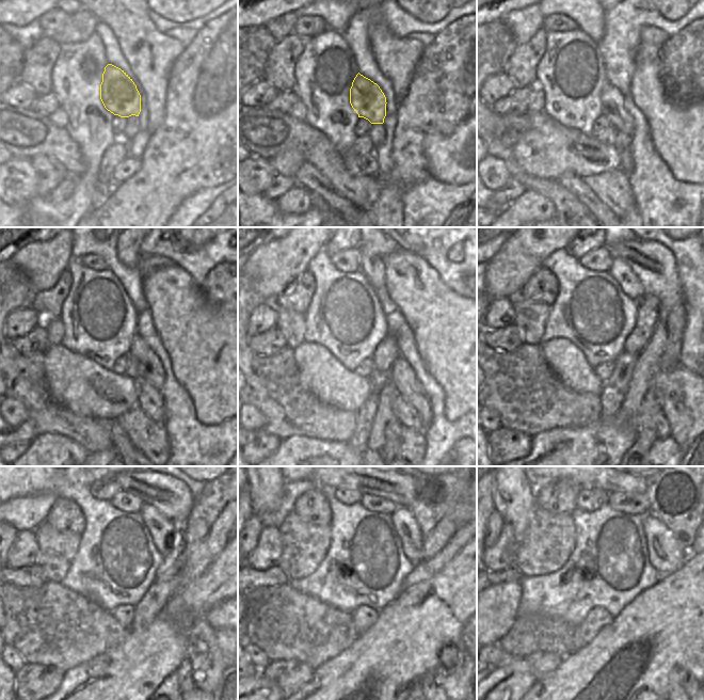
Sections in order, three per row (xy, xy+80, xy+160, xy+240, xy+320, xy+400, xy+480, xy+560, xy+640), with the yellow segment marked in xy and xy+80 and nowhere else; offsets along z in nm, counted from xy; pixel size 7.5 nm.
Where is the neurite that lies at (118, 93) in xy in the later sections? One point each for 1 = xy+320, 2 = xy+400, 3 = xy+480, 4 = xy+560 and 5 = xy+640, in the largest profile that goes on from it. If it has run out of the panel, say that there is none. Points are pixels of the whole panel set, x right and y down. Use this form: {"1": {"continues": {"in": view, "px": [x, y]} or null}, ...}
{"1": {"continues": {"in": "xy+320", "px": [401, 375]}}, "2": {"continues": {"in": "xy+400", "px": [669, 393]}}, "3": {"continues": {"in": "xy+480", "px": [208, 663]}}, "4": {"continues": {"in": "xy+560", "px": [454, 670]}}, "5": {"continues": {"in": "xy+640", "px": [691, 683]}}}

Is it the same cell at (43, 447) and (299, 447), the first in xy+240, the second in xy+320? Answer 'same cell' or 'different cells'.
same cell

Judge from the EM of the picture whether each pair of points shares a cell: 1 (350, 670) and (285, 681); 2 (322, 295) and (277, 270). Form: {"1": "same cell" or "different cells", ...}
{"1": "different cells", "2": "different cells"}

